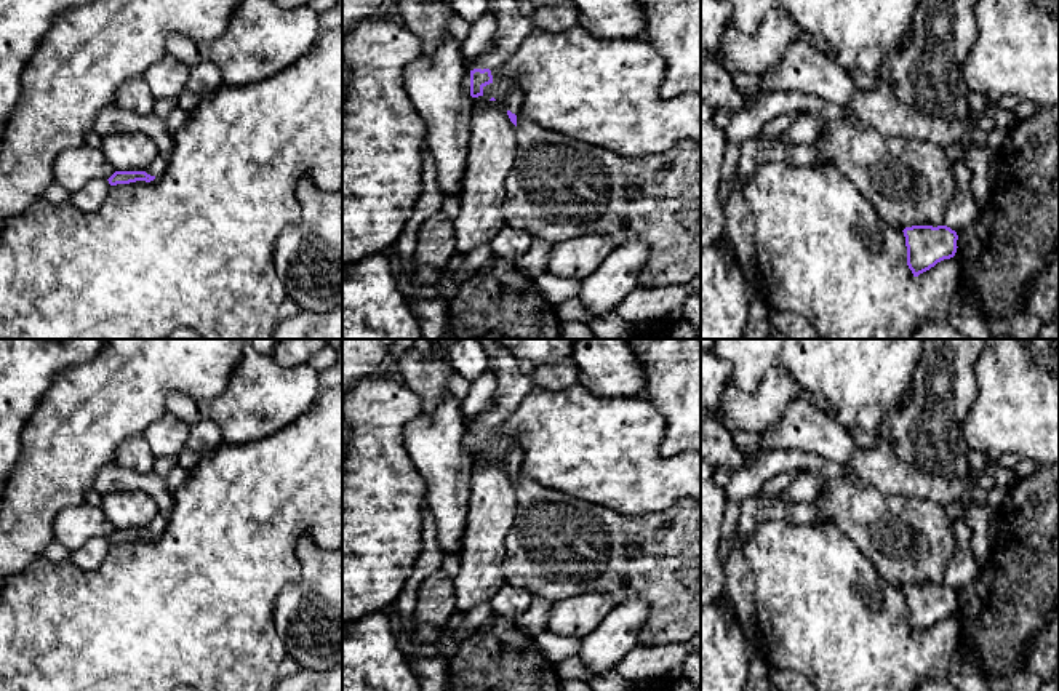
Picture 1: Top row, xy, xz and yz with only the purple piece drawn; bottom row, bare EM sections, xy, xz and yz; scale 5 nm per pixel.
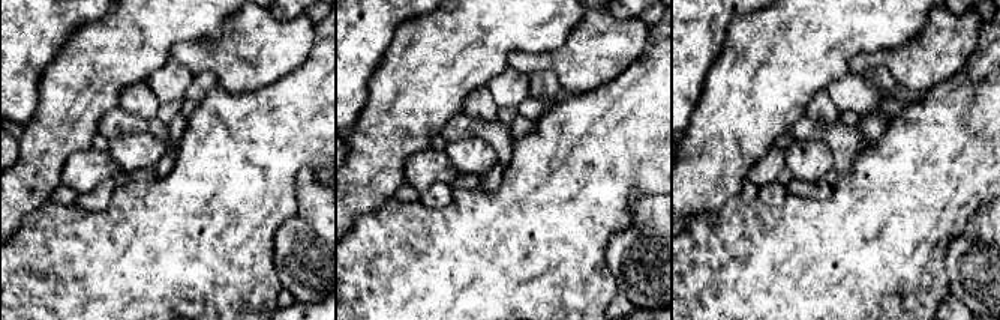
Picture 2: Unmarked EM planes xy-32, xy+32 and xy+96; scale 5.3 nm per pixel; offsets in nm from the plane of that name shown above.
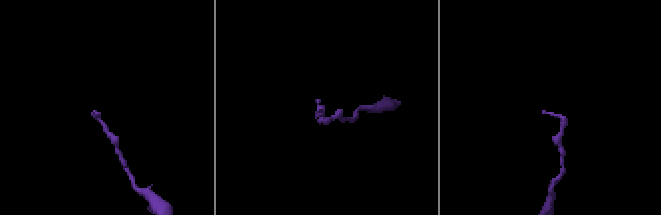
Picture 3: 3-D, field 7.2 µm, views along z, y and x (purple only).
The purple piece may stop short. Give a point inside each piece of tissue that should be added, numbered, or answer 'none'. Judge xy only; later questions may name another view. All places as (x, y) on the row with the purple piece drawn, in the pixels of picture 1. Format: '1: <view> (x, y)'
1: xy (157, 167)

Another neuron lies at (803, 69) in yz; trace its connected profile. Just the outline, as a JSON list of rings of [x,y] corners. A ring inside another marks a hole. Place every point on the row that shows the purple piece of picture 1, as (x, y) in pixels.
[[[805,40],[793,42],[784,59],[760,75],[761,93],[805,93],[838,106],[848,106],[856,78]]]

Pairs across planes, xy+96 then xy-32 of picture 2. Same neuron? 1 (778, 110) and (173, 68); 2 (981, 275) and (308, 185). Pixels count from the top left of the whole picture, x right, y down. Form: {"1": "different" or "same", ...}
{"1": "different", "2": "same"}

